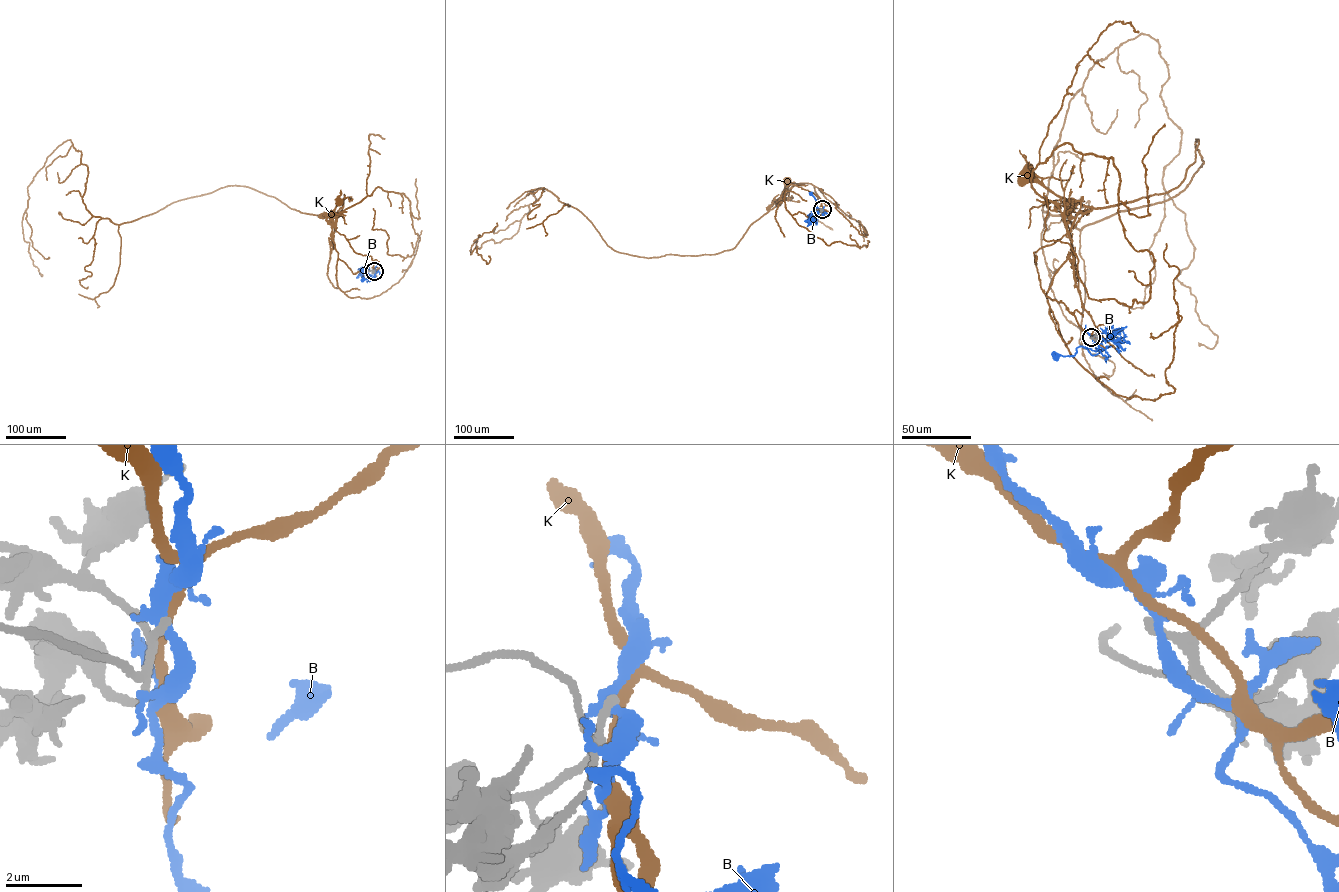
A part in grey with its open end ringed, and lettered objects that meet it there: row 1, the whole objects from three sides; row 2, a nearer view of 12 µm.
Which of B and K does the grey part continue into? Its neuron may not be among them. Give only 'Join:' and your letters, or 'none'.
Join: none

